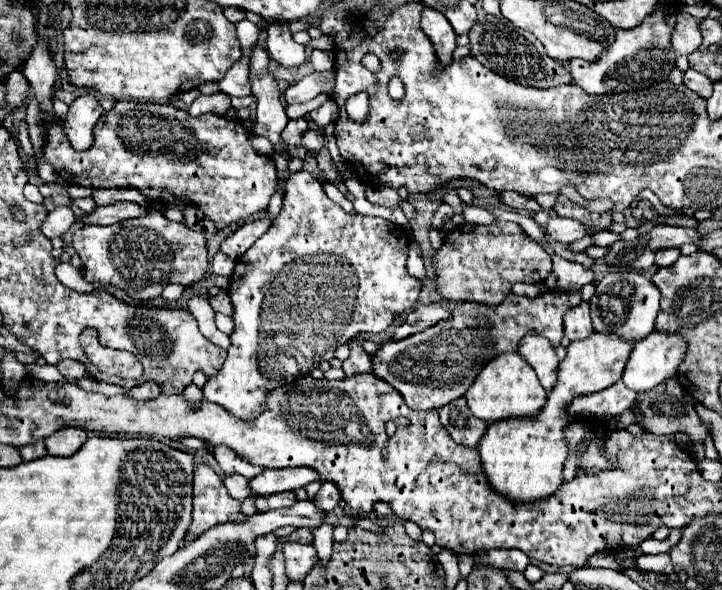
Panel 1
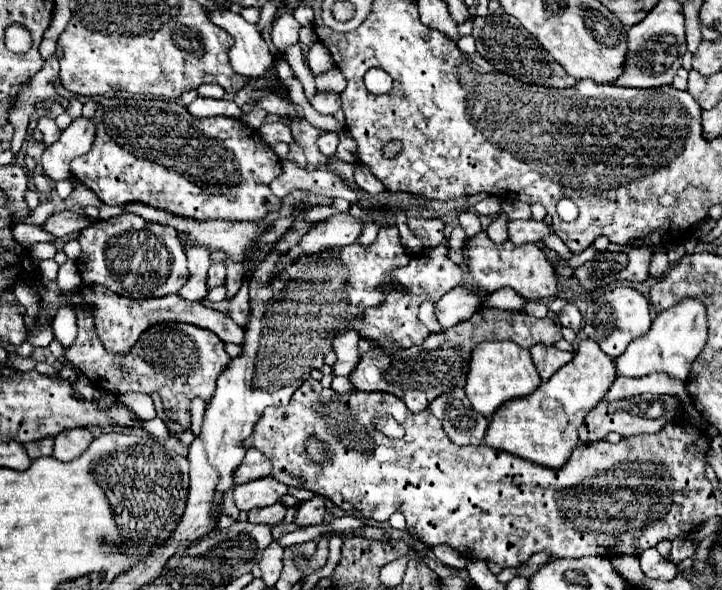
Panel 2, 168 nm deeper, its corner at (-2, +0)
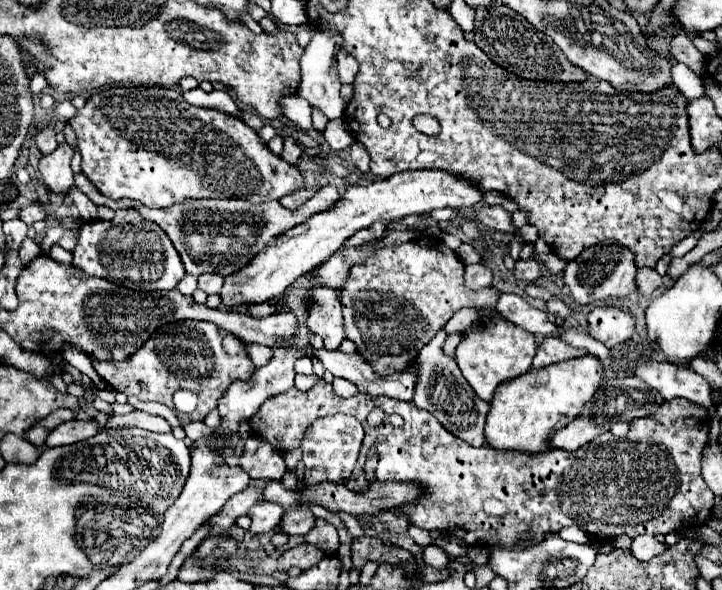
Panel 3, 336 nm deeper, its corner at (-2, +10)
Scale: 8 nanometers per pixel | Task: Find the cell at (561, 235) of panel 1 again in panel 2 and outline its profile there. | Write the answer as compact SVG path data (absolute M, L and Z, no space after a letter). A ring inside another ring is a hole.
M513 220L509 222L509 240L515 244L527 244L527 242L543 242L543 238L555 234L551 224L545 224L543 220Z

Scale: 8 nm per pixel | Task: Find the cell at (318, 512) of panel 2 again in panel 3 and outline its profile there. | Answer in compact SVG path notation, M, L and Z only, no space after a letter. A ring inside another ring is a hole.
M295 506L285 510L279 530L289 536L305 536L313 524L315 524L315 516L311 514L309 506Z

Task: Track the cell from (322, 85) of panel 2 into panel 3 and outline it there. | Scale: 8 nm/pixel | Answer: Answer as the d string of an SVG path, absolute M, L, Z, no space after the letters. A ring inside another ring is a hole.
M343 50L343 54L339 54L337 58L339 62L339 78L341 78L341 84L353 84L355 82L355 76L359 72L359 62Z

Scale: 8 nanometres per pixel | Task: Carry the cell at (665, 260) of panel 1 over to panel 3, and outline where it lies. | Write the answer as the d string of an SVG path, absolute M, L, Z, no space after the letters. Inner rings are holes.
M639 270L635 282L641 296L649 296L653 290L657 290L663 284L661 276L655 270Z

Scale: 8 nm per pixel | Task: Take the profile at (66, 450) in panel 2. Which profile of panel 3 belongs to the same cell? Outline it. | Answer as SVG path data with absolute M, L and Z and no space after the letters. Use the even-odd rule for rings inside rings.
M71 420L71 422L63 422L61 426L57 426L45 440L45 446L53 448L53 446L67 446L67 444L75 444L81 440L87 440L91 436L95 436L99 432L99 424L97 420Z

